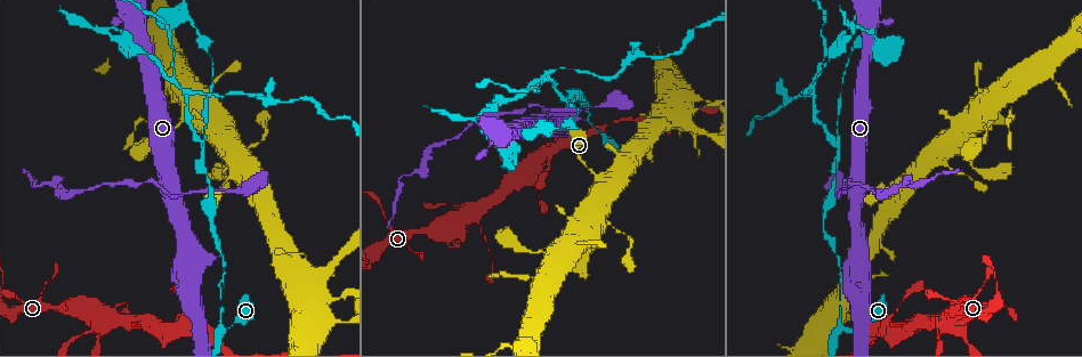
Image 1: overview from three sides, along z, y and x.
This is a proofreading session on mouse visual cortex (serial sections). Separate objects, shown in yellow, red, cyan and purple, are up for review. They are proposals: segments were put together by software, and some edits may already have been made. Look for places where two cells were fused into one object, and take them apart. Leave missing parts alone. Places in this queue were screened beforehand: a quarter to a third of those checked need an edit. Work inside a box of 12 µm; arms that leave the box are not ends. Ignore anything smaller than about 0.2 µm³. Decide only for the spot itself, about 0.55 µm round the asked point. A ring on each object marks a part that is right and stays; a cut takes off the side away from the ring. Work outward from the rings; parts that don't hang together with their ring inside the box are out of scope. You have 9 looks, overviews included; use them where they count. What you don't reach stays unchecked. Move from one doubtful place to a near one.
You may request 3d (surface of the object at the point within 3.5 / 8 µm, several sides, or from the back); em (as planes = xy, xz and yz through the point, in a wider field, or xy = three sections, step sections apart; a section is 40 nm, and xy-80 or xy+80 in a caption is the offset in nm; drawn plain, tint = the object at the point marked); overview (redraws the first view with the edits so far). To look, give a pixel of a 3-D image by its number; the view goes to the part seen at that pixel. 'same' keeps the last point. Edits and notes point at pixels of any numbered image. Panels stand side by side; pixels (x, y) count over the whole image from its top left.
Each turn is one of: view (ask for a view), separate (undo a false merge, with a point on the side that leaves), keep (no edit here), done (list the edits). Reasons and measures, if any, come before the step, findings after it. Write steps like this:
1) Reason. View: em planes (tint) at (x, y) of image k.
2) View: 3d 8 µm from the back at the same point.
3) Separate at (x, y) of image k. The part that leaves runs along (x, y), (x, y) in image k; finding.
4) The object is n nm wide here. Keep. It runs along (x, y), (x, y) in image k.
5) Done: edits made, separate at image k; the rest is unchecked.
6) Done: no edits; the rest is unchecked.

Abrupt turn. View: 3d 3.5 µm from the back at (219, 328) of image 1.

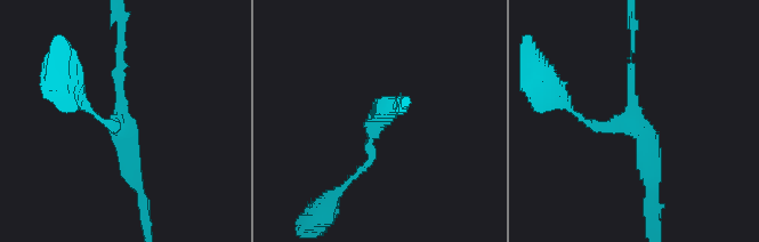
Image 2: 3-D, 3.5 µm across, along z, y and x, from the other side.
Need the tissue. View: em xy step 3 (tint) at (374, 124) of image 2.

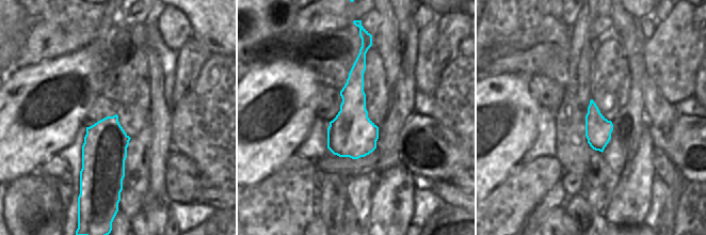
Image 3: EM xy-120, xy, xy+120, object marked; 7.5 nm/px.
Keep. It runs along (575, 113), (602, 128), (631, 117), (631, 40) in image 2; continuous, no second cell.

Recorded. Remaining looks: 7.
Four-way junction. View: 3d 3.5 µm at (546, 115) of image 1.

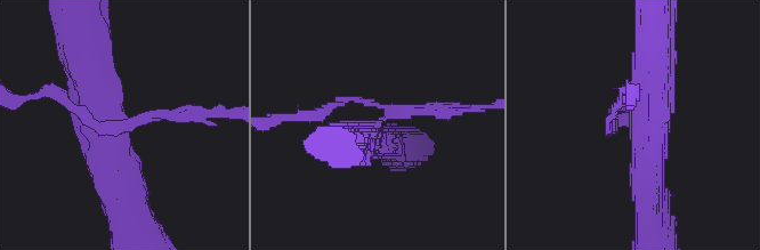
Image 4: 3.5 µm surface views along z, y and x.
4 arms meet here; the arms are 150, 150, 500, 600 nm wide. View: em xy step 3 (tint) at (633, 121) of image 4.

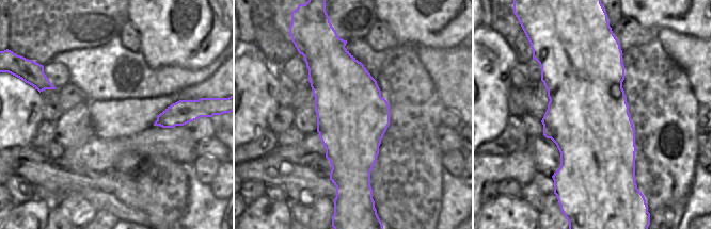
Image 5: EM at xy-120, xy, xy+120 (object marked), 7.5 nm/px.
View: em xy step 2 (tint) at the same point.

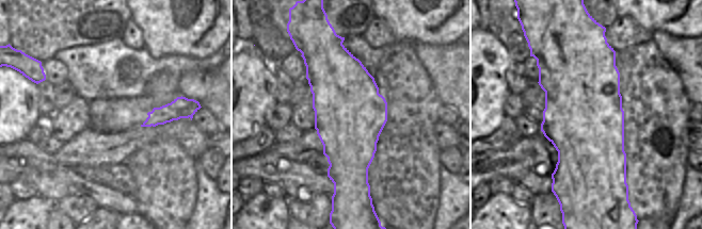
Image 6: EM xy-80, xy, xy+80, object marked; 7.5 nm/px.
Separate at (425, 112) of image 4. The part that leaves runs along (386, 118), (418, 109), (487, 109) in image 4; two cells meet here.

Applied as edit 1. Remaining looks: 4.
View: overview.

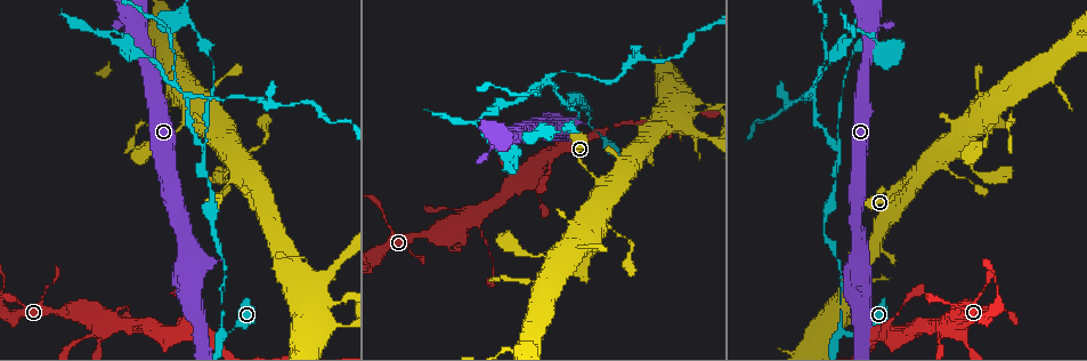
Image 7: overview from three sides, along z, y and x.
Three arms meet. View: 3d 3.5 µm at (203, 150) of image 7.

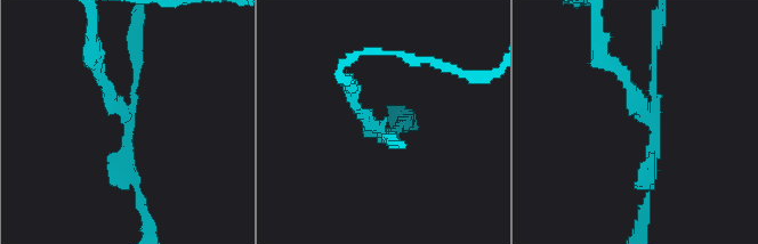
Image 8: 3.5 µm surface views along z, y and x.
3 arms meet here; the arms are 100, 150, 150 nm wide; need the tissue. View: em xy step 1 (tint) at (654, 120) of image 8.

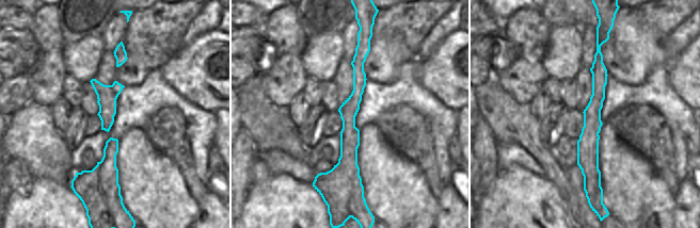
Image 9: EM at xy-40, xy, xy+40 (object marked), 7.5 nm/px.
Separate at (102, 82) of image 8. The part that leaves runs along (123, 110), (102, 82), (91, 25) in image 8; two cells meet here.

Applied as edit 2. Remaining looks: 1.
Done: edits made, separate at image 4, separate at image 8; the rest is unchecked.

